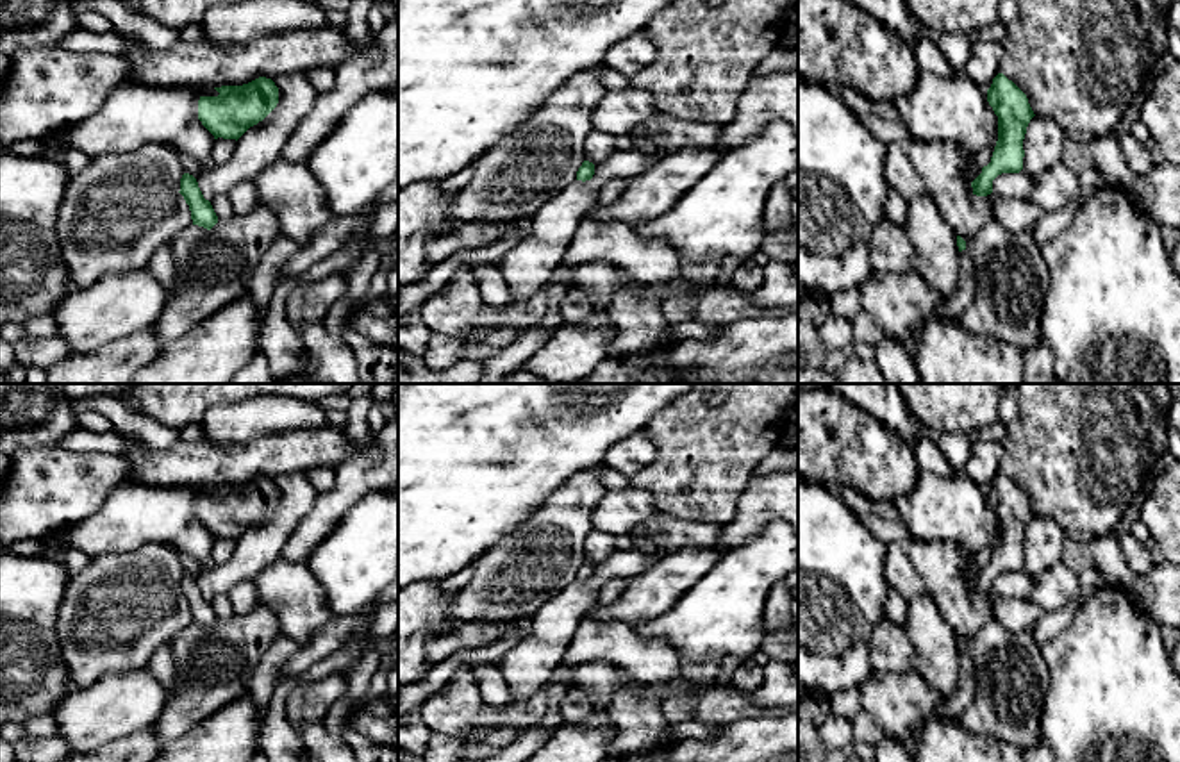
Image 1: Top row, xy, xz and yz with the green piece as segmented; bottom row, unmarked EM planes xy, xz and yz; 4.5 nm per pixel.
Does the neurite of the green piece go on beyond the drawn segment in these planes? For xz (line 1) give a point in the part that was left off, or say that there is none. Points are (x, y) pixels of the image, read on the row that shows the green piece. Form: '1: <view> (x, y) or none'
1: none

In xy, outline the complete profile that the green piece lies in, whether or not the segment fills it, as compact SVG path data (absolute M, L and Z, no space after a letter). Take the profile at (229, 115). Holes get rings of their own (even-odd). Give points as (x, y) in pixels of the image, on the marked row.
M266 77L243 86L221 86L214 89L220 93L218 96L200 96L198 100L198 120L214 139L237 141L278 104L278 87Z

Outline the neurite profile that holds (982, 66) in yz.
M985 39L973 45L973 52L962 73L975 80L982 89L989 89L993 79L1000 73L998 66L1003 46L998 41Z

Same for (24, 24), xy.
M0 0L0 54L55 46L77 30L73 0Z

